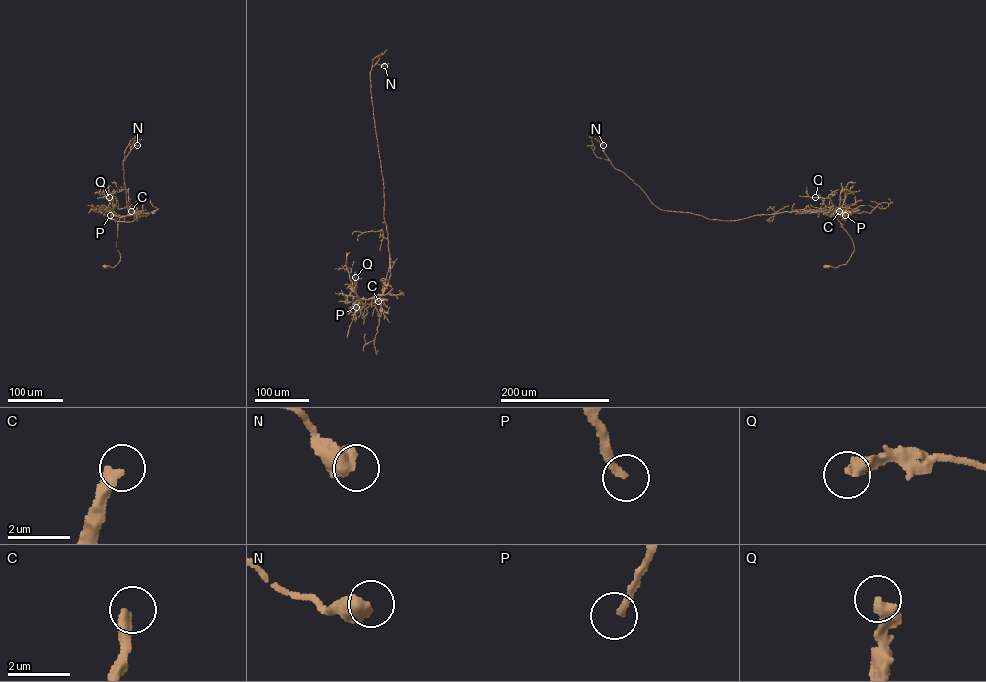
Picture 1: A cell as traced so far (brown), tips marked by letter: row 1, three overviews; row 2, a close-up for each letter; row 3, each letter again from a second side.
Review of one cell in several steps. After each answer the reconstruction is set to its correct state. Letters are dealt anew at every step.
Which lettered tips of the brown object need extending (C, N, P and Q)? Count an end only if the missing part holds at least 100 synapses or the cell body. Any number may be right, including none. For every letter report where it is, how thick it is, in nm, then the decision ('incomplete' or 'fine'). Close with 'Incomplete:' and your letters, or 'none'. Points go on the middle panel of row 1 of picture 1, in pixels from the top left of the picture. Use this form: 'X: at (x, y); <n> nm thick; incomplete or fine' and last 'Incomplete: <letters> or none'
C: at (378, 301); 380 nm thick; incomplete
N: at (384, 66); 600 nm thick; fine
P: at (356, 307); 240 nm thick; fine
Q: at (355, 277); 360 nm thick; fine
Incomplete: C

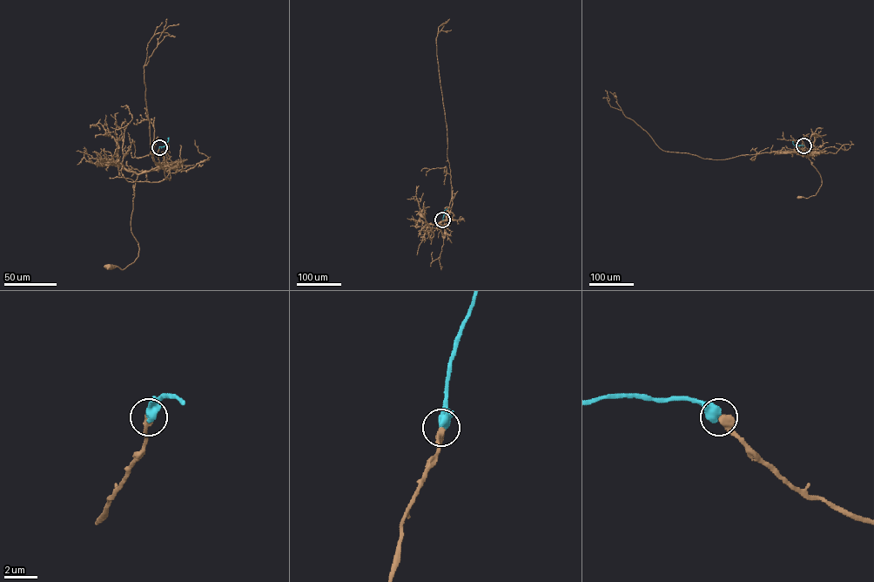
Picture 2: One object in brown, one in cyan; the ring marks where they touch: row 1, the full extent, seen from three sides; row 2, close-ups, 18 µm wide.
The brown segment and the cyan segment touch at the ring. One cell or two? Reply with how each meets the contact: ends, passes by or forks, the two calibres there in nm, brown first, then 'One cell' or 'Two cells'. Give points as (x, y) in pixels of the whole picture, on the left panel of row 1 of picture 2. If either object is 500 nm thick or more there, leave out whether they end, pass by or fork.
Thickness 480 nm (brown) against 650 nm. One cell

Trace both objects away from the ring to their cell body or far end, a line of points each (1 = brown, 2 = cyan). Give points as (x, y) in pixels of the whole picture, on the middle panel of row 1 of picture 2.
1: (442, 219), (440, 229), (444, 238), (445, 230), (438, 223), (432, 226), (430, 238), (433, 233), (421, 214)
2: (442, 219), (447, 208)

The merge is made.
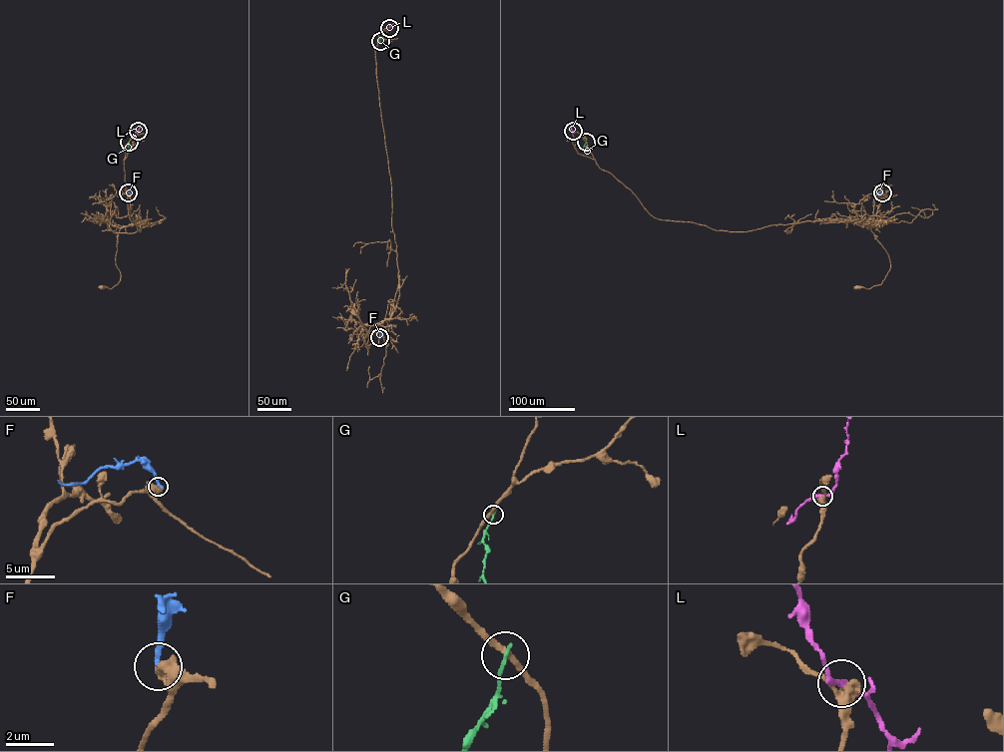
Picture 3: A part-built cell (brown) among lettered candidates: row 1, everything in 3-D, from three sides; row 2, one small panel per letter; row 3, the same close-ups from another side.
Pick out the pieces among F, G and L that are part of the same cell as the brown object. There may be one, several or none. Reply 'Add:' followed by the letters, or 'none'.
Add: none

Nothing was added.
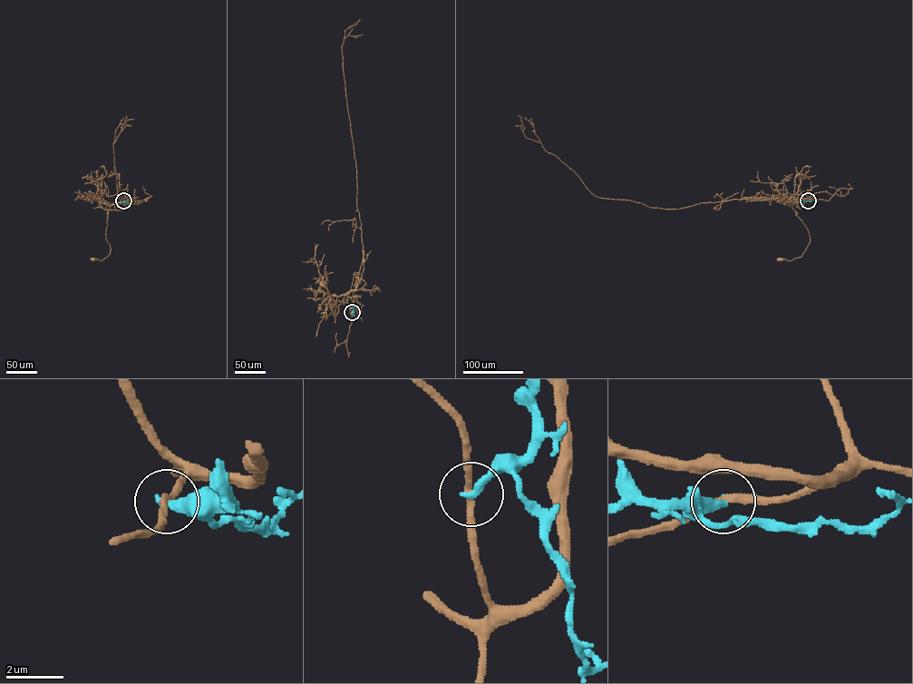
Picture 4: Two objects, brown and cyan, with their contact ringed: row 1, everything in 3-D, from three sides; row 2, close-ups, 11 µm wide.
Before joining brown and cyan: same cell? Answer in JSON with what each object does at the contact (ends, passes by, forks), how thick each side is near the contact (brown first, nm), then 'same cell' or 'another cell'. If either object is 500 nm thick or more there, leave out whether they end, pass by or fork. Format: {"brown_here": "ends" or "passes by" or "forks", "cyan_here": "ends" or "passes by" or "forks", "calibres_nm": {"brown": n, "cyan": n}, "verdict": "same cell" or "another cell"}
{"brown_here": "passes by", "cyan_here": "ends", "calibres_nm": {"brown": 240, "cyan": 320}, "verdict": "another cell"}

